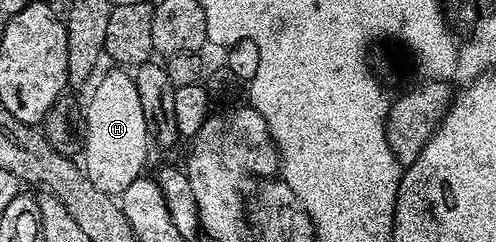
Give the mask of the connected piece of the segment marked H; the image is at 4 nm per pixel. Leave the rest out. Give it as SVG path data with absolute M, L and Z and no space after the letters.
M113 67L94 89L83 115L83 171L87 178L112 197L119 197L144 172L149 144L146 117L132 74Z

